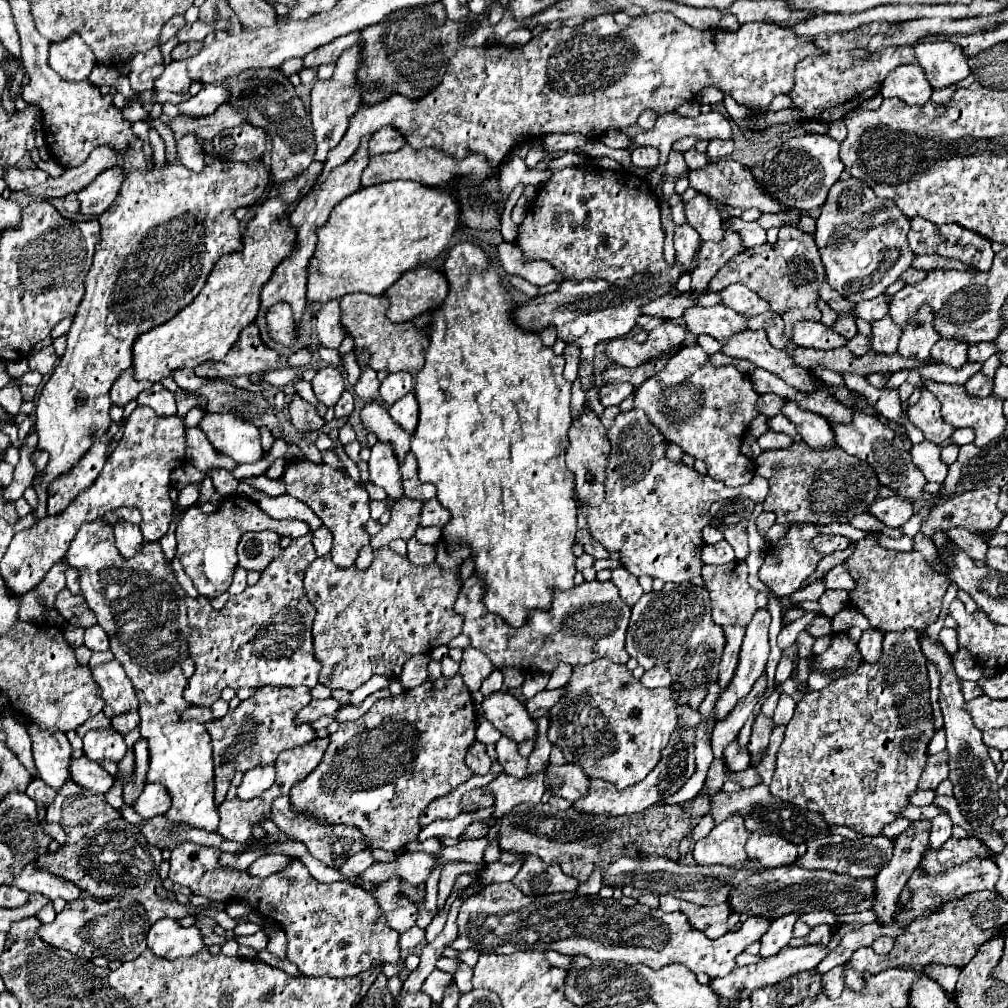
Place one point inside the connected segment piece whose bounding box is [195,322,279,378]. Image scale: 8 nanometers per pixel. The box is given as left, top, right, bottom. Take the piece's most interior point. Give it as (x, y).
(249, 355)

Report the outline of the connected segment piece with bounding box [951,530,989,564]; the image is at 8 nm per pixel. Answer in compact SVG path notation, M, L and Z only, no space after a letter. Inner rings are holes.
M951 530L951 540L957 544L959 550L963 550L973 562L987 562L987 542L983 538L969 534L969 530Z

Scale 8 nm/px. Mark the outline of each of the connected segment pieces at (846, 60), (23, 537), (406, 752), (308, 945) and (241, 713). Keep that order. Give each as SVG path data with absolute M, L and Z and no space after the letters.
M873 22L869 26L851 30L851 32L833 32L815 36L817 46L825 50L821 58L803 58L795 68L795 88L789 92L793 98L793 106L801 106L801 118L809 120L825 120L835 122L843 118L843 104L849 100L869 100L873 98L885 76L901 64L915 64L913 46L885 46L885 50L867 52L863 58L853 56L851 50L867 46L871 34L877 30L889 30L889 22Z
M137 406L125 424L123 438L119 440L115 452L107 458L95 482L77 494L77 498L63 512L55 514L53 518L43 518L31 528L13 536L1 560L1 574L9 590L13 590L13 594L25 594L37 586L49 568L65 556L65 550L69 548L69 542L81 524L93 522L119 506L133 506L141 512L143 520L139 526L145 542L161 540L173 522L173 502L169 498L171 472L183 466L185 430L187 426L183 416L159 416L145 406Z
M455 674L451 678L427 678L421 686L405 690L395 698L381 698L357 722L339 724L339 730L329 736L331 744L321 766L317 766L317 770L313 770L301 786L293 786L289 802L293 810L315 812L315 816L323 822L343 822L361 828L369 848L389 852L401 850L417 838L417 820L427 804L449 794L473 776L465 764L465 754L475 742L475 726L475 704L463 676Z
M189 842L177 846L169 860L169 880L215 902L245 900L251 910L259 912L267 920L273 920L285 930L289 938L287 960L293 962L305 976L357 976L359 972L369 970L377 960L397 966L401 982L409 976L397 946L399 934L385 926L381 908L361 886L351 882L321 884L311 878L307 866L299 858L293 858L281 872L263 880L249 878L247 872L221 870L221 866L217 866L219 854L221 852L215 848Z
M261 686L255 690L251 698L241 700L241 704L235 710L229 710L223 718L205 724L213 742L217 804L225 800L227 788L235 772L245 772L257 766L273 764L279 752L305 746L317 738L317 732L311 726L311 722L295 724L295 716L309 702L311 702L311 690L307 686L299 686L299 688Z

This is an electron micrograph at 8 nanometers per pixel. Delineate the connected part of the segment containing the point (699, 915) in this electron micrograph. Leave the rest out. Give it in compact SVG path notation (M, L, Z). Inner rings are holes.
M663 894L659 898L659 902L661 902L659 908L665 910L665 912L671 912L671 910L683 912L687 916L689 924L695 930L701 930L703 934L707 934L709 939L717 939L721 934L729 932L729 928L727 928L727 916L731 914L731 910L729 910L727 904L719 904L719 906L697 906L697 904L679 900L679 898L669 896L669 894Z

